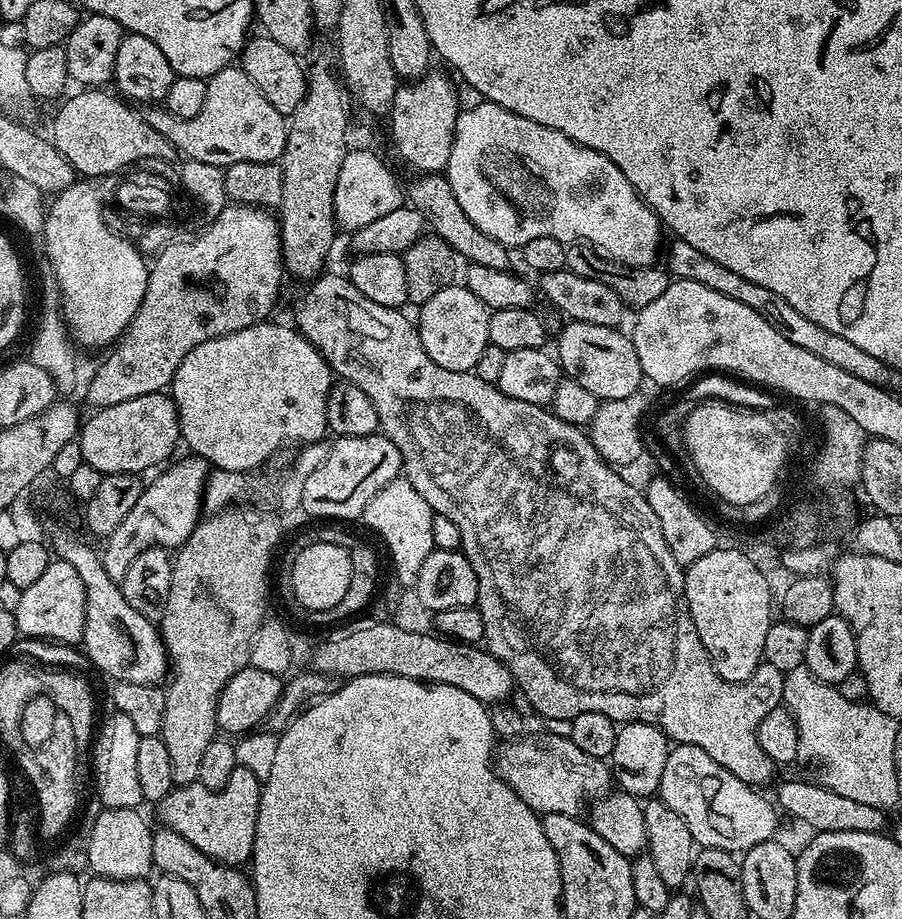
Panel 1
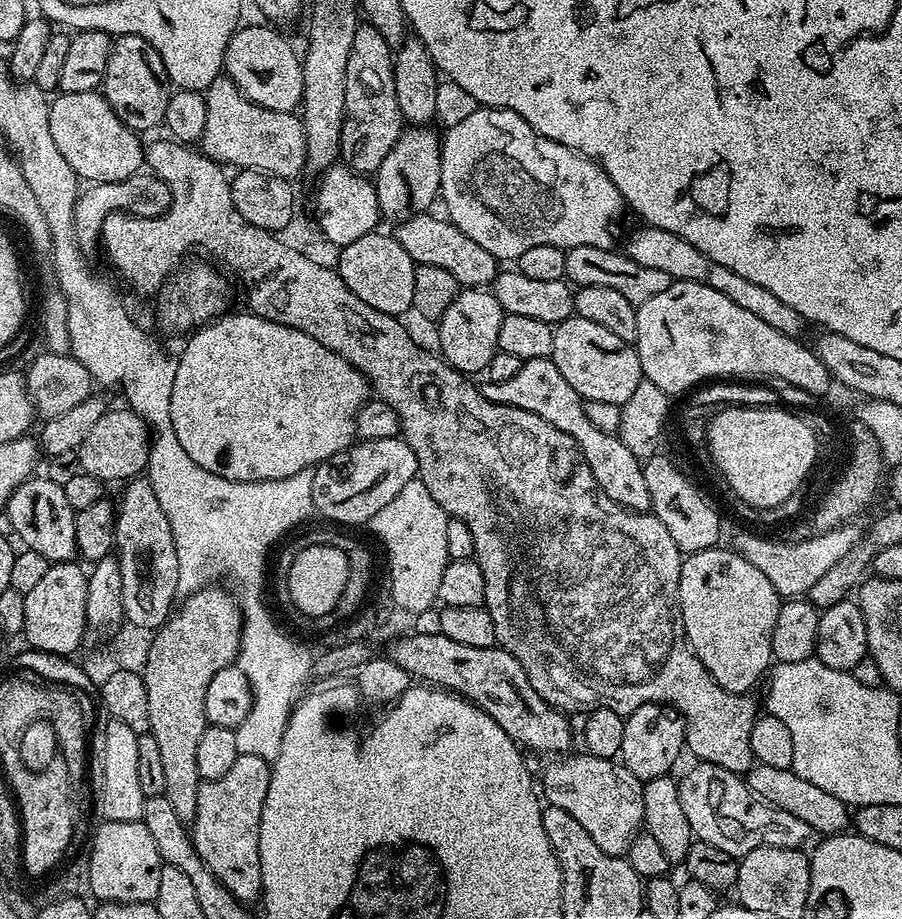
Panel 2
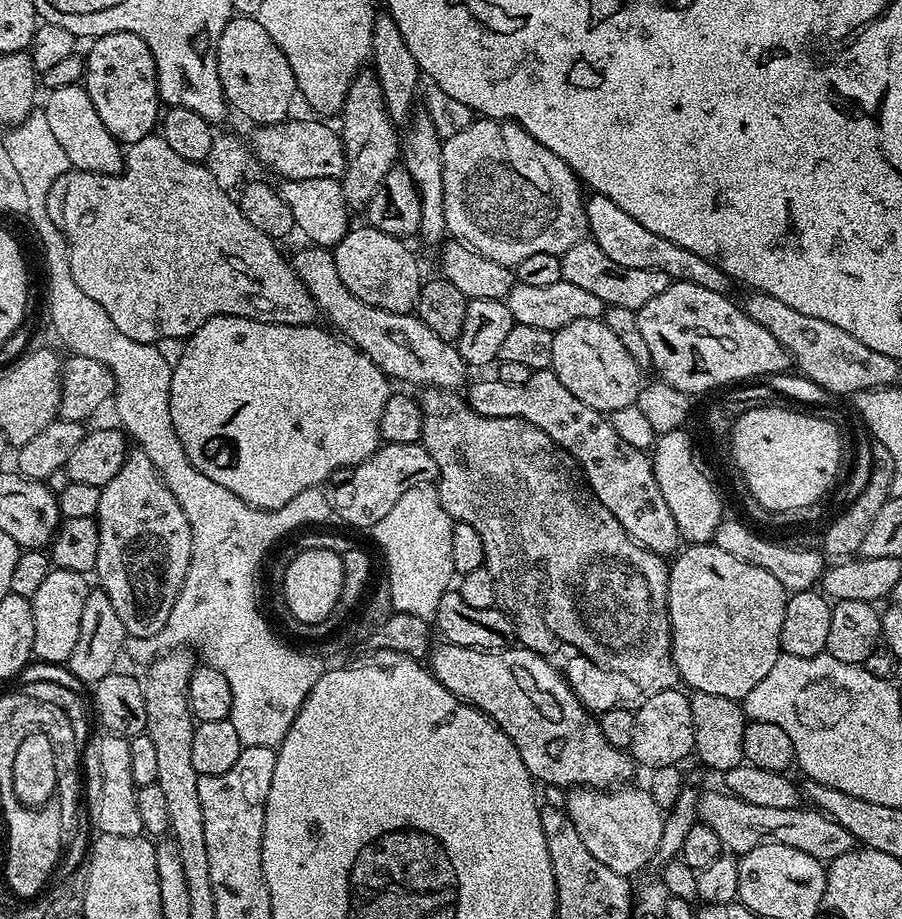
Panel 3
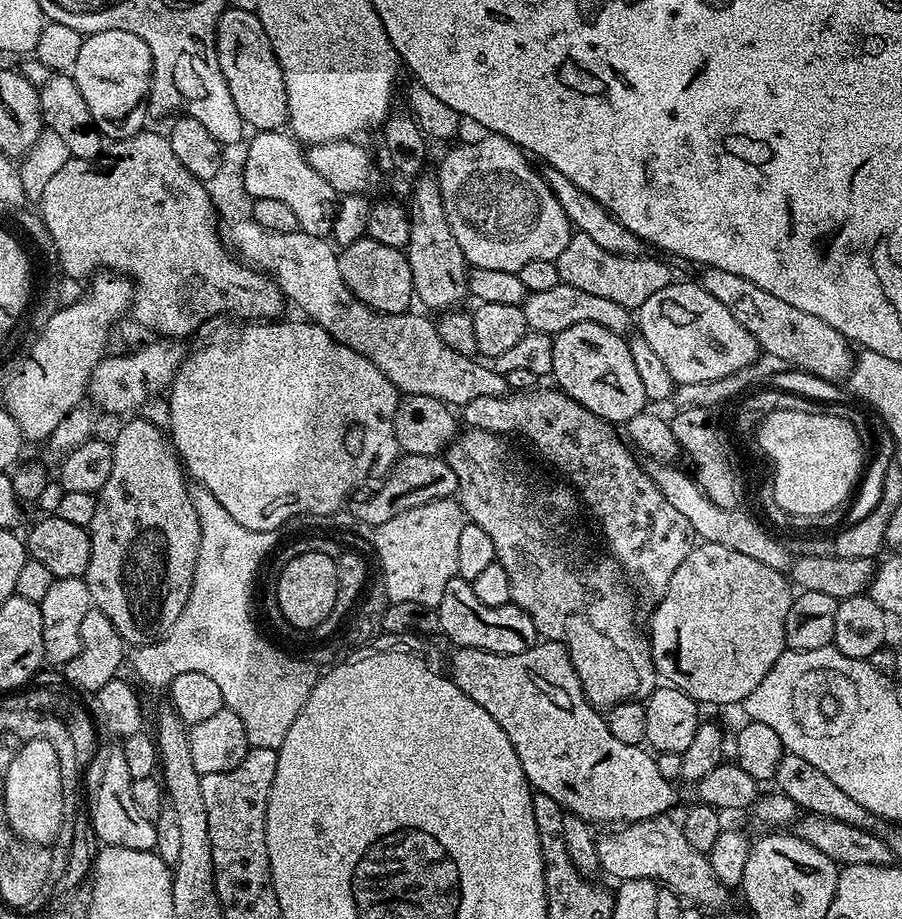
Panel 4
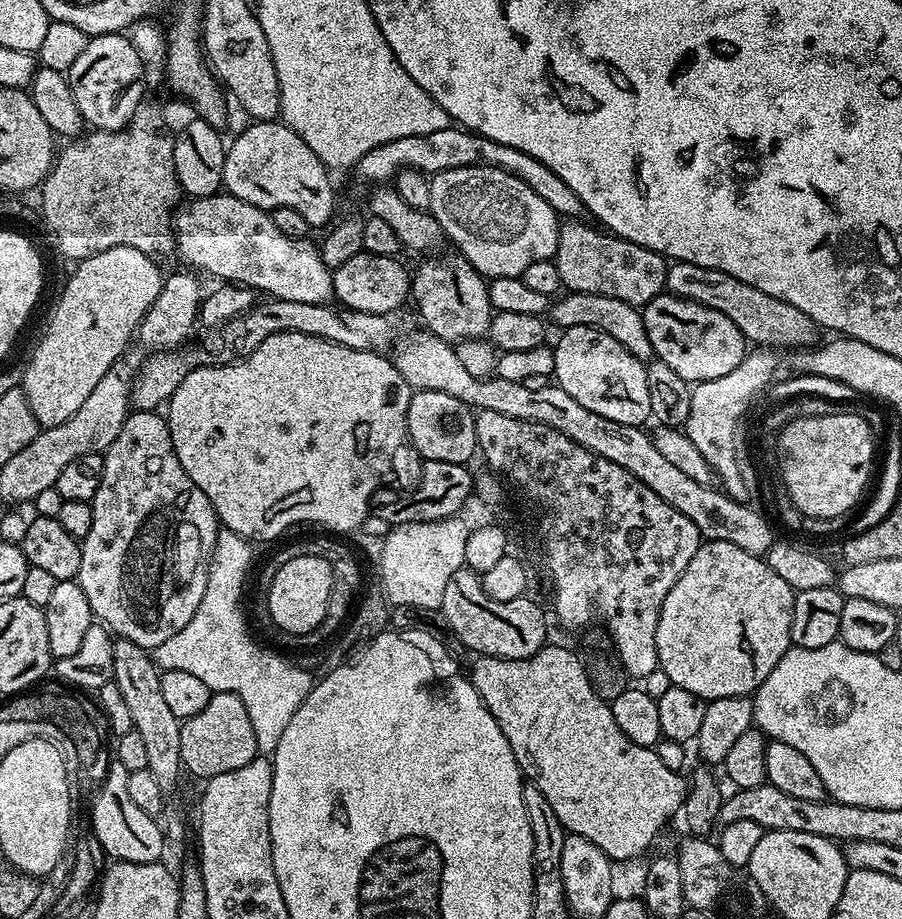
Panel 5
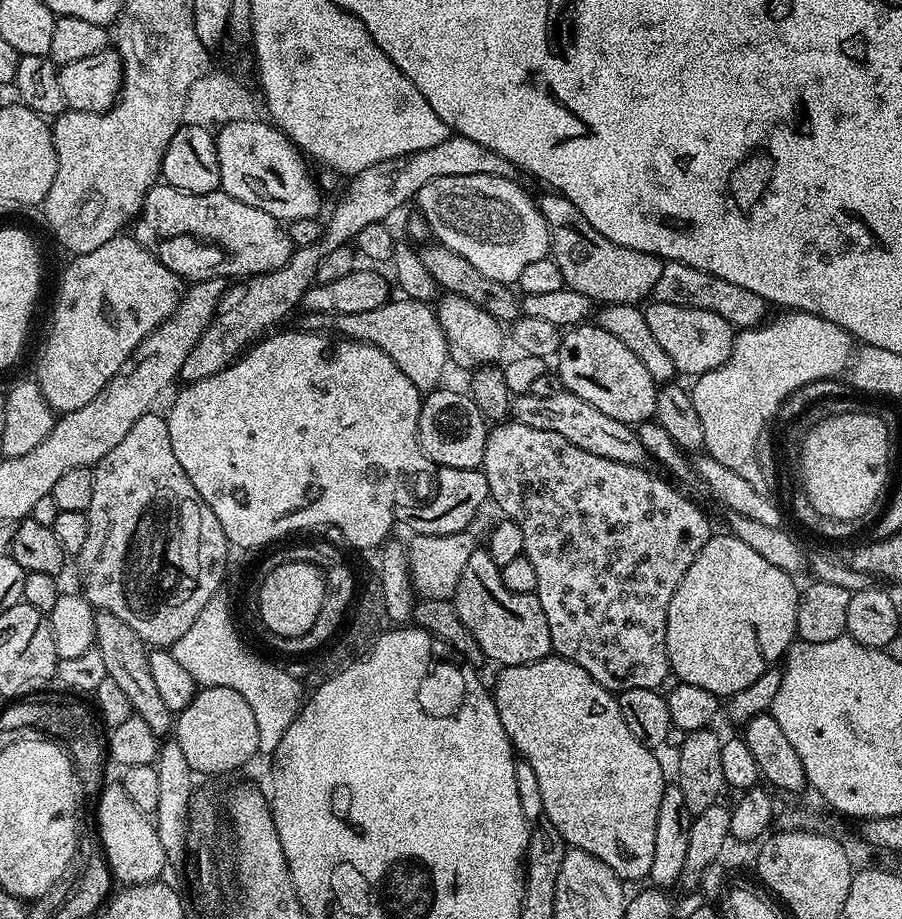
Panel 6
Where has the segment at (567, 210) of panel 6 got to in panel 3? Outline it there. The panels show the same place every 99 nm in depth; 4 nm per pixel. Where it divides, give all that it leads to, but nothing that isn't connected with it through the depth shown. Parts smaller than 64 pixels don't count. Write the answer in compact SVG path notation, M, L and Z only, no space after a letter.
M591 238L579 240L570 250L560 257L562 262L562 280L574 282L588 293L594 294L605 306L622 306L626 310L637 313L650 298L658 298L662 290L670 283L668 276L662 270L630 270L630 266L618 266L607 254L602 254Z

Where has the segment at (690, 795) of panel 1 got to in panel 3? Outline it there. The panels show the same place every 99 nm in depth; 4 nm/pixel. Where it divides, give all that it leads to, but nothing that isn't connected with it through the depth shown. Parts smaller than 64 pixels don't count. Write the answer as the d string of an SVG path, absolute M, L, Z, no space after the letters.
M726 790L719 791L704 792L699 797L699 819L706 826L710 826L710 830L714 830L714 834L718 834L721 845L729 853L743 854L763 844L781 844L782 846L794 846L794 850L802 850L802 854L810 854L810 858L831 862L834 858L857 847L858 841L852 837L850 830L838 826L838 822L831 820L825 812L816 811L815 807L801 806L790 810L770 810L770 806L750 806L750 802L742 802L742 798L732 796Z

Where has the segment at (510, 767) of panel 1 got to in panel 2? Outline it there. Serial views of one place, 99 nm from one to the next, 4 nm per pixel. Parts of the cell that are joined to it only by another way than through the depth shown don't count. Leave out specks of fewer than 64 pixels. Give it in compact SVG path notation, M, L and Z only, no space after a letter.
M587 752L580 754L568 754L552 763L544 772L545 788L542 788L548 798L547 803L560 810L564 810L582 828L586 834L593 839L602 850L611 856L625 855L633 838L639 833L644 821L644 803L642 802L643 781L636 775L626 770L621 761L602 758L591 755Z

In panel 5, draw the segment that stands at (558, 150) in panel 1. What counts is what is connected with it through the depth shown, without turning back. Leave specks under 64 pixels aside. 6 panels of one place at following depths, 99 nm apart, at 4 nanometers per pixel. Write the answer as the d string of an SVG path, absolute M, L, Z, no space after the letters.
M483 164L437 172L428 184L428 212L438 221L445 237L456 243L455 251L469 260L481 276L519 277L533 262L555 257L561 221L522 178Z

